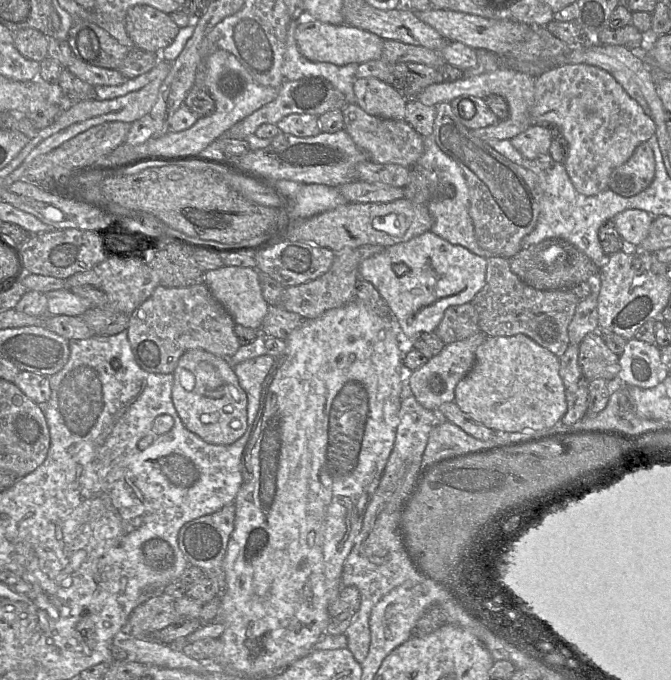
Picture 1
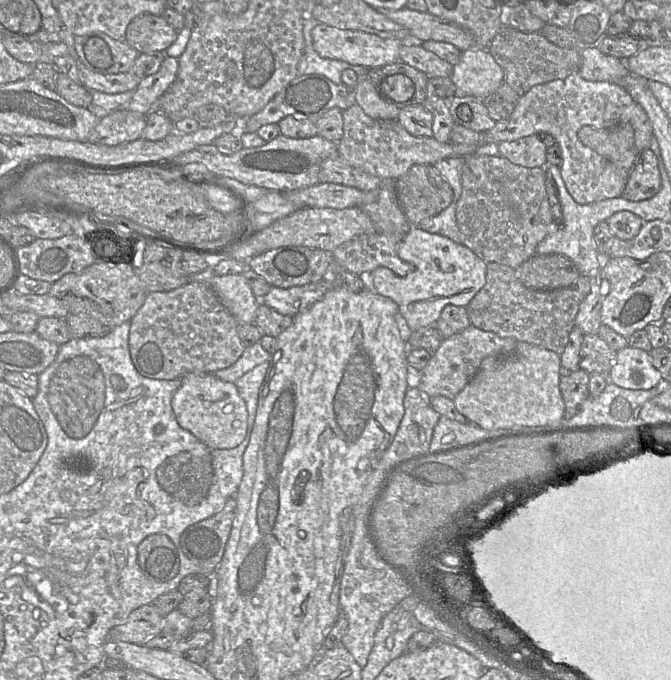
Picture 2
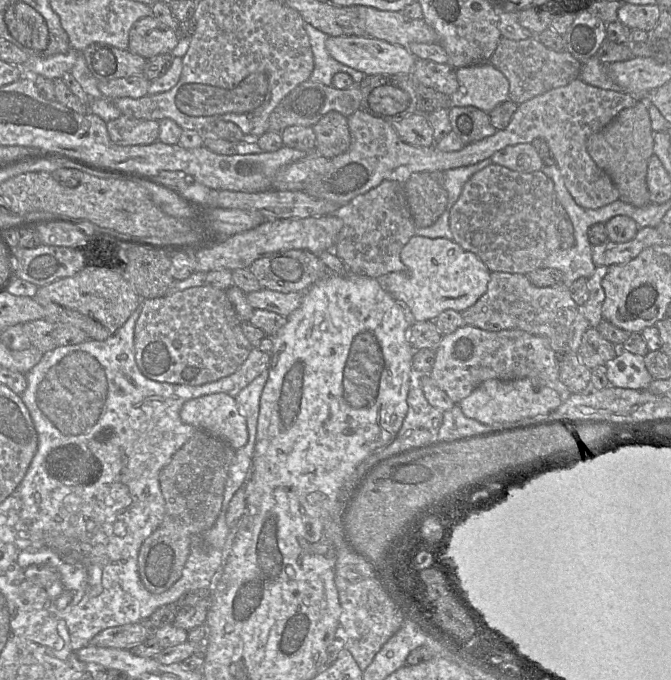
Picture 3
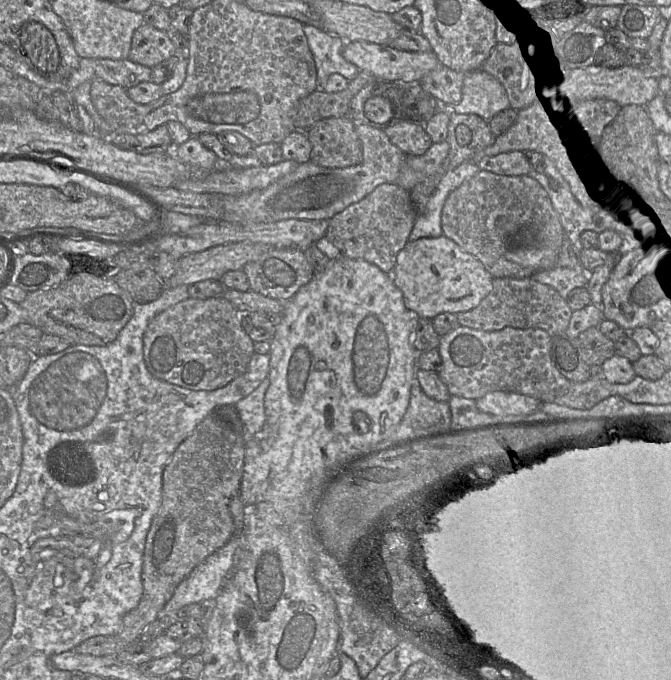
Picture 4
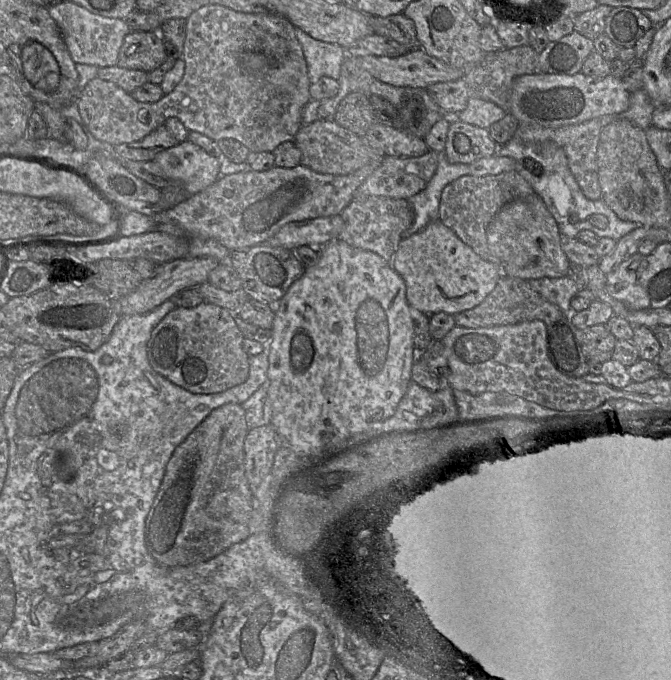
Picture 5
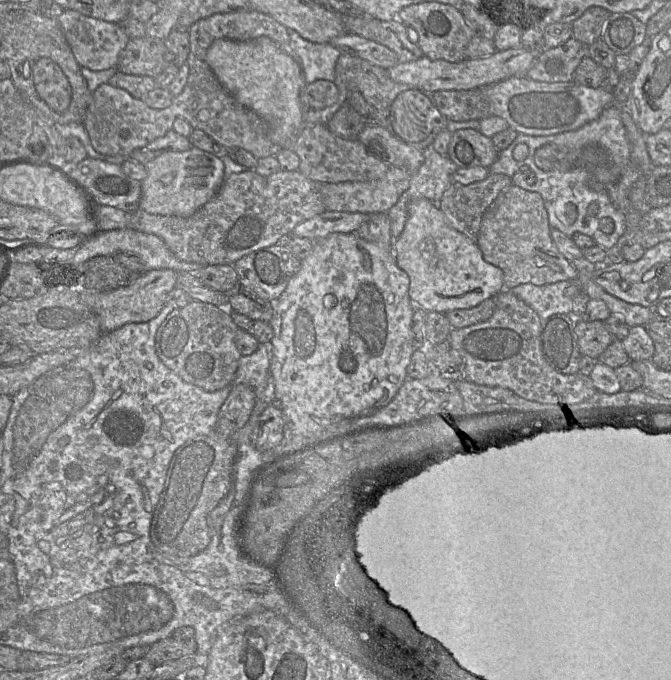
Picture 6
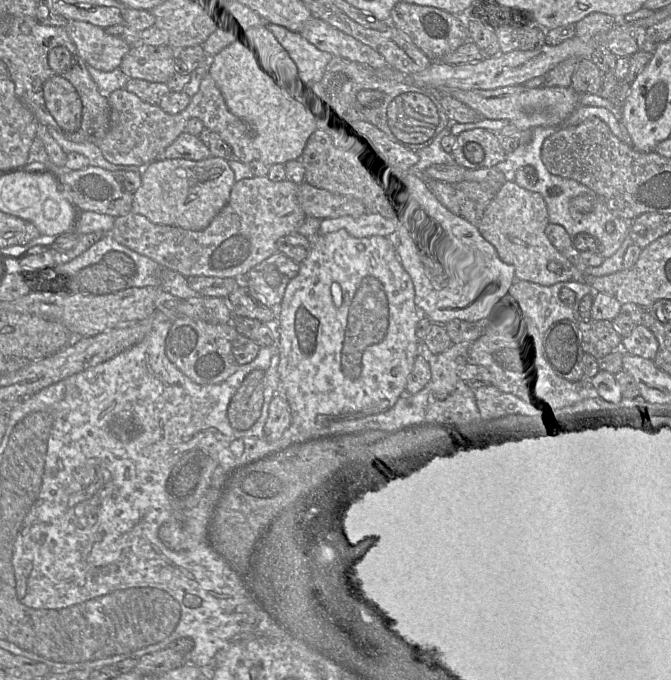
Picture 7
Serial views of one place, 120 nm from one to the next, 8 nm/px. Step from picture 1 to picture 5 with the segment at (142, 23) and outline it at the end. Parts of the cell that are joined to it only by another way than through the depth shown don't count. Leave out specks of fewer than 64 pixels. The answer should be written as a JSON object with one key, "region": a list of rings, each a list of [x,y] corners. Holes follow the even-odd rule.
{"region":[[[131,31],[124,39],[117,65],[151,72],[159,68],[167,57],[159,31]]]}

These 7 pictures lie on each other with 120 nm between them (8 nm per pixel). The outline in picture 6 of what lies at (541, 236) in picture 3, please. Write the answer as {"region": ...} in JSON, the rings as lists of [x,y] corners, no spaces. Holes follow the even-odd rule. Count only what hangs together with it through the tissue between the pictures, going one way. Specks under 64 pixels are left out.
{"region":[[[490,174],[485,180],[469,185],[453,182],[443,193],[439,208],[453,228],[476,241],[483,215],[500,192],[512,184],[512,177],[504,174]]]}

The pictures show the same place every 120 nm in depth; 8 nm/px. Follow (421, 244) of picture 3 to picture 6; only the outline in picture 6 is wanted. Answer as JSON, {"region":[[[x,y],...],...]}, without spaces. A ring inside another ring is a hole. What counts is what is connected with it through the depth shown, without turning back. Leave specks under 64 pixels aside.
{"region":[[[423,197],[413,199],[408,204],[407,220],[402,233],[394,240],[393,252],[396,264],[409,277],[409,297],[414,307],[428,313],[447,314],[456,309],[473,308],[505,289],[503,271],[484,260],[476,241],[450,225],[438,204]]]}

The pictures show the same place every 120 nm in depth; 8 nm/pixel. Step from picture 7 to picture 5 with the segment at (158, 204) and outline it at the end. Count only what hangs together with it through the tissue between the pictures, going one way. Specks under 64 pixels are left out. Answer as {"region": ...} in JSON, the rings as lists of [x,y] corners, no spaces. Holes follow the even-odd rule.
{"region":[[[188,140],[161,151],[153,161],[160,166],[165,177],[171,181],[170,185],[161,189],[159,212],[171,209],[205,190],[220,177],[220,159],[210,155],[203,148]]]}

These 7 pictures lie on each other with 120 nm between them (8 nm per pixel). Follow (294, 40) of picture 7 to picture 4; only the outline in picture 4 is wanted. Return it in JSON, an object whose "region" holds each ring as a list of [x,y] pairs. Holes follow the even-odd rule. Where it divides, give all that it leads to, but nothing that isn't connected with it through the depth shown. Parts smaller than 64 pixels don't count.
{"region":[[[303,24],[303,31],[315,61],[318,87],[323,87],[334,73],[341,74],[348,82],[357,76],[359,69],[342,55],[344,40],[309,24]]]}

